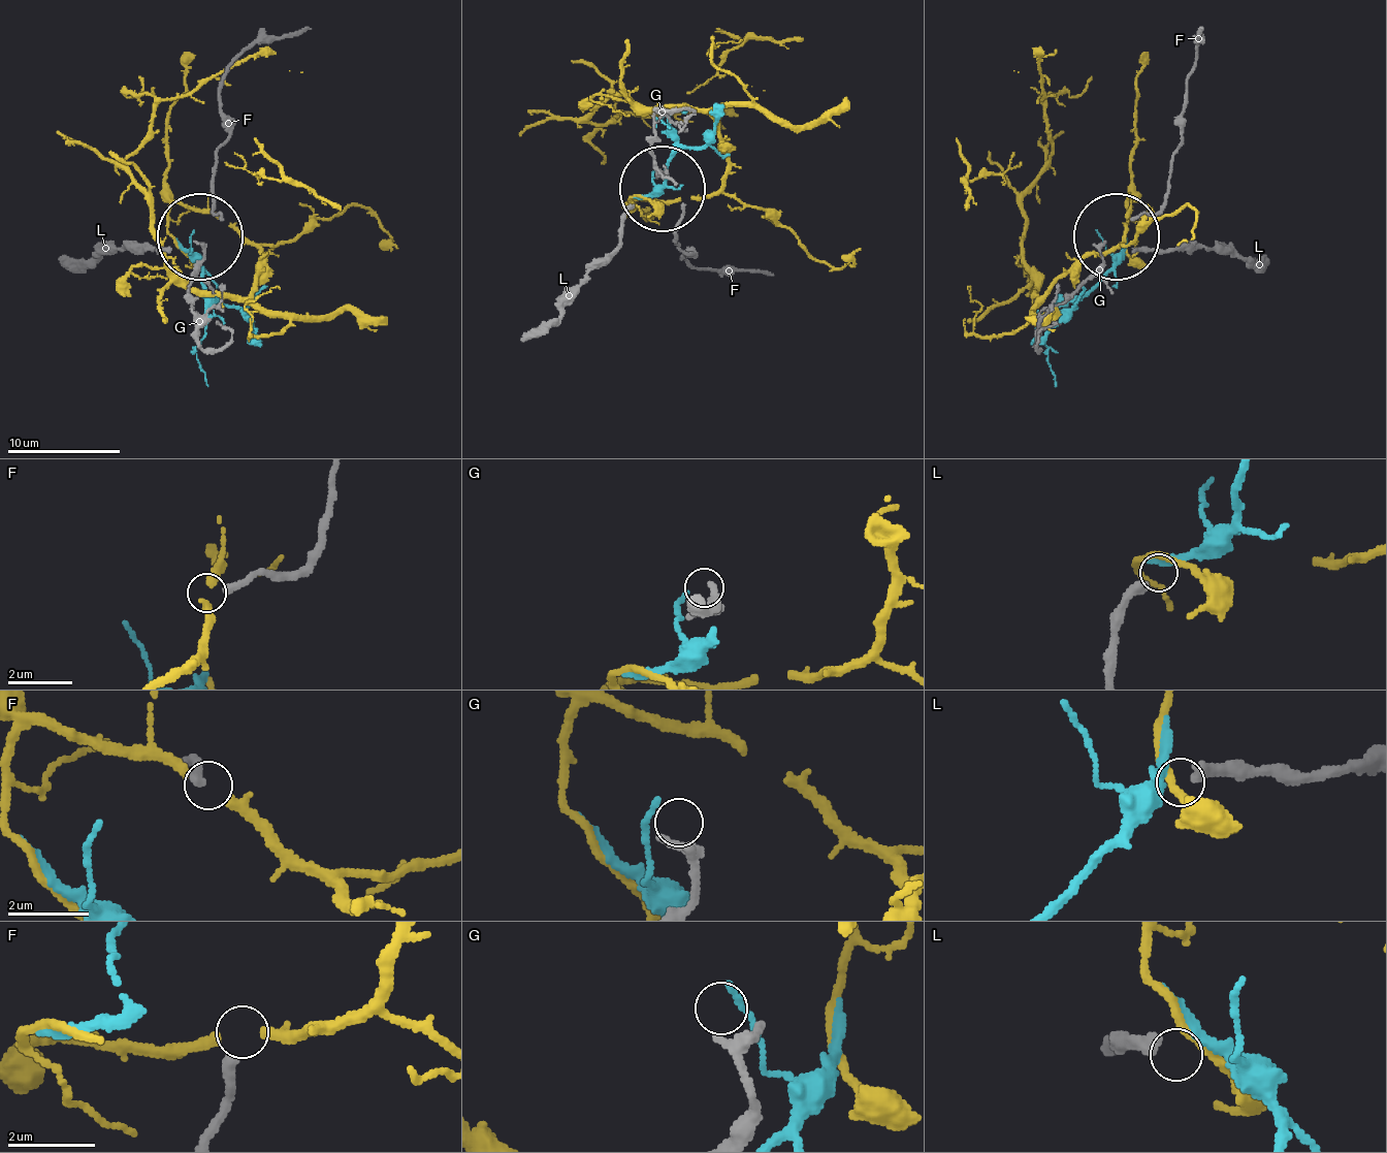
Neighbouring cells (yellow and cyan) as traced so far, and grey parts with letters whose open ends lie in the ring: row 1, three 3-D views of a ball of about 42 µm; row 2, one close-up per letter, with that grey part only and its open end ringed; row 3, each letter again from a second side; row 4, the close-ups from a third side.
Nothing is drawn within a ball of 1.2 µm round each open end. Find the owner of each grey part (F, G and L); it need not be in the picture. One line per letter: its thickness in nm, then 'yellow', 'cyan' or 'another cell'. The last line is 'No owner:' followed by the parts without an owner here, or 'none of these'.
F: 240 nm | another cell
G: 240 nm | another cell
L: 320 nm | another cell
No owner: F, G, L

